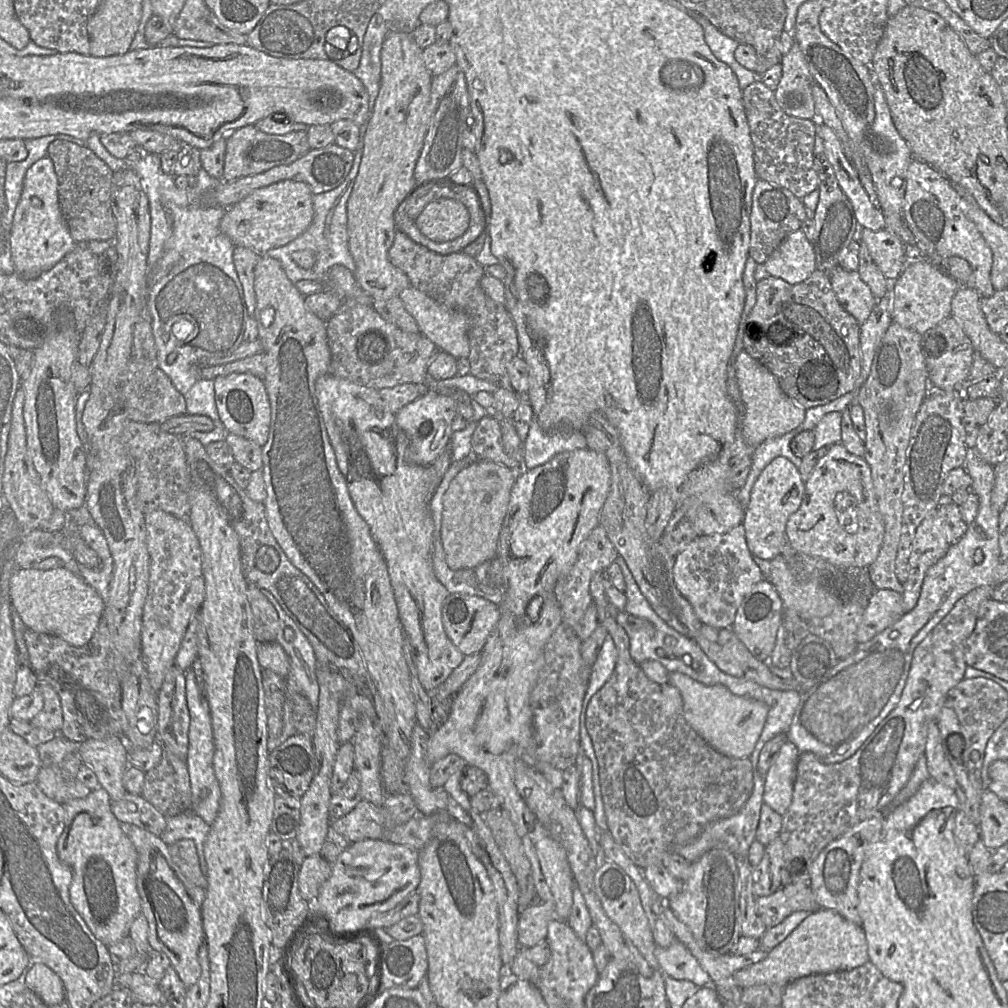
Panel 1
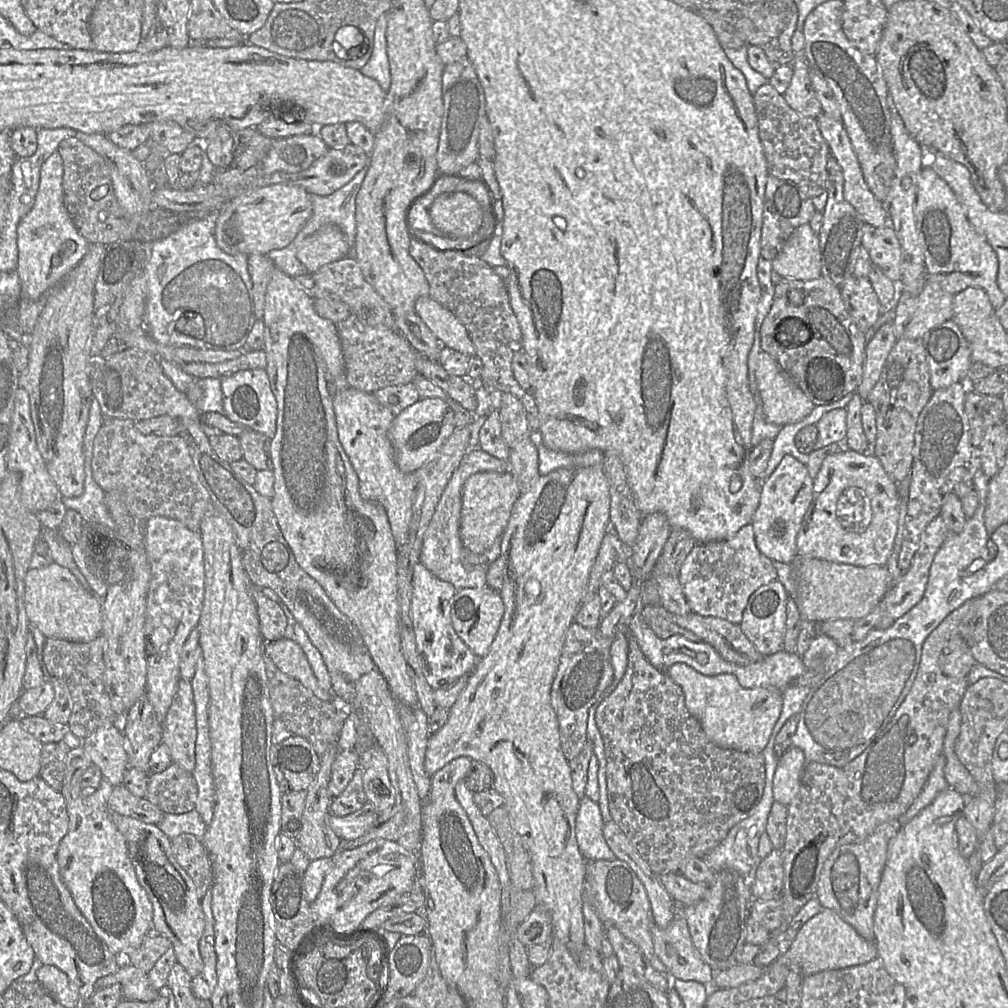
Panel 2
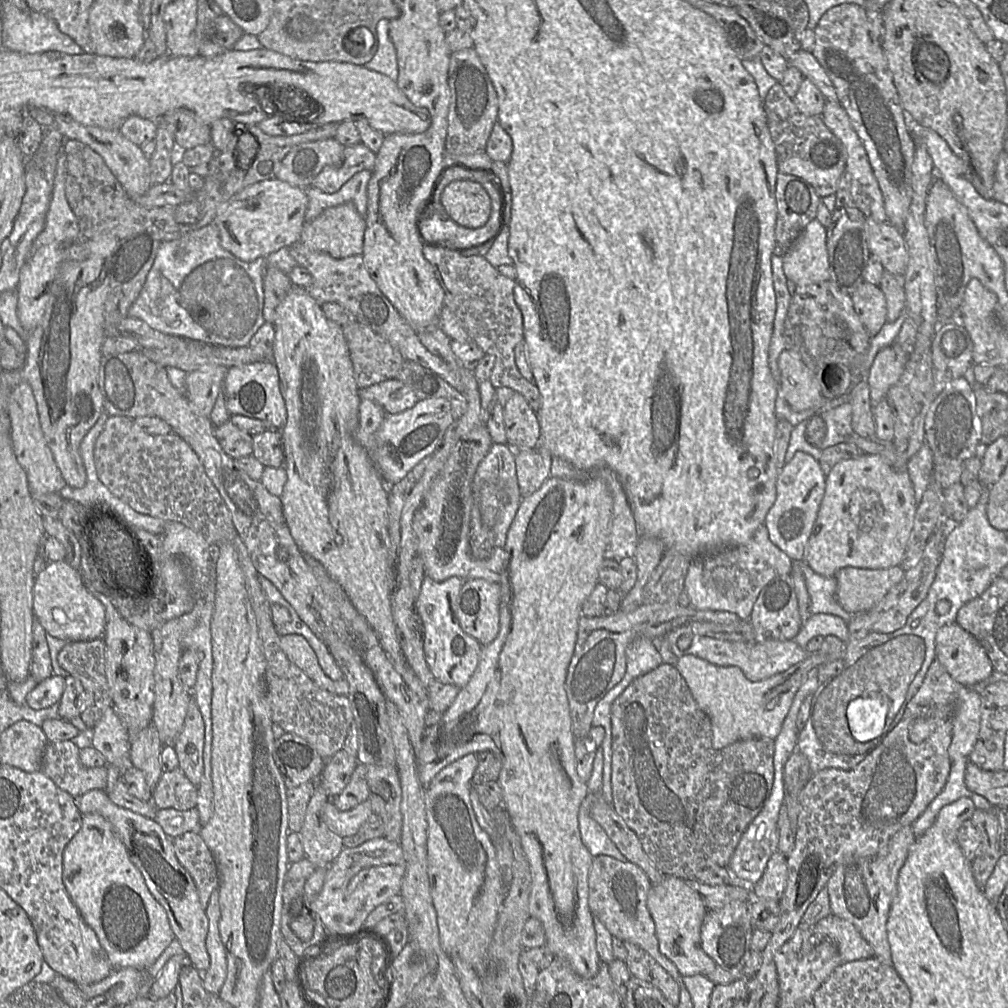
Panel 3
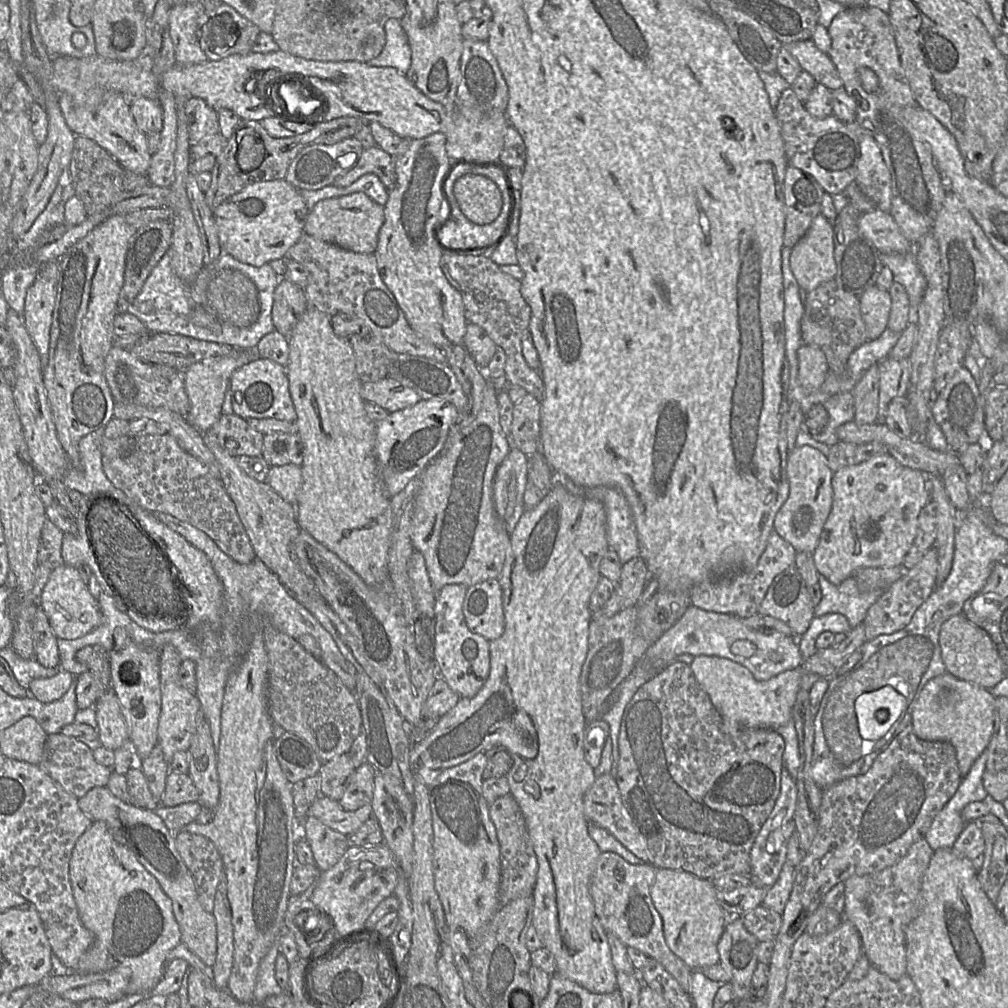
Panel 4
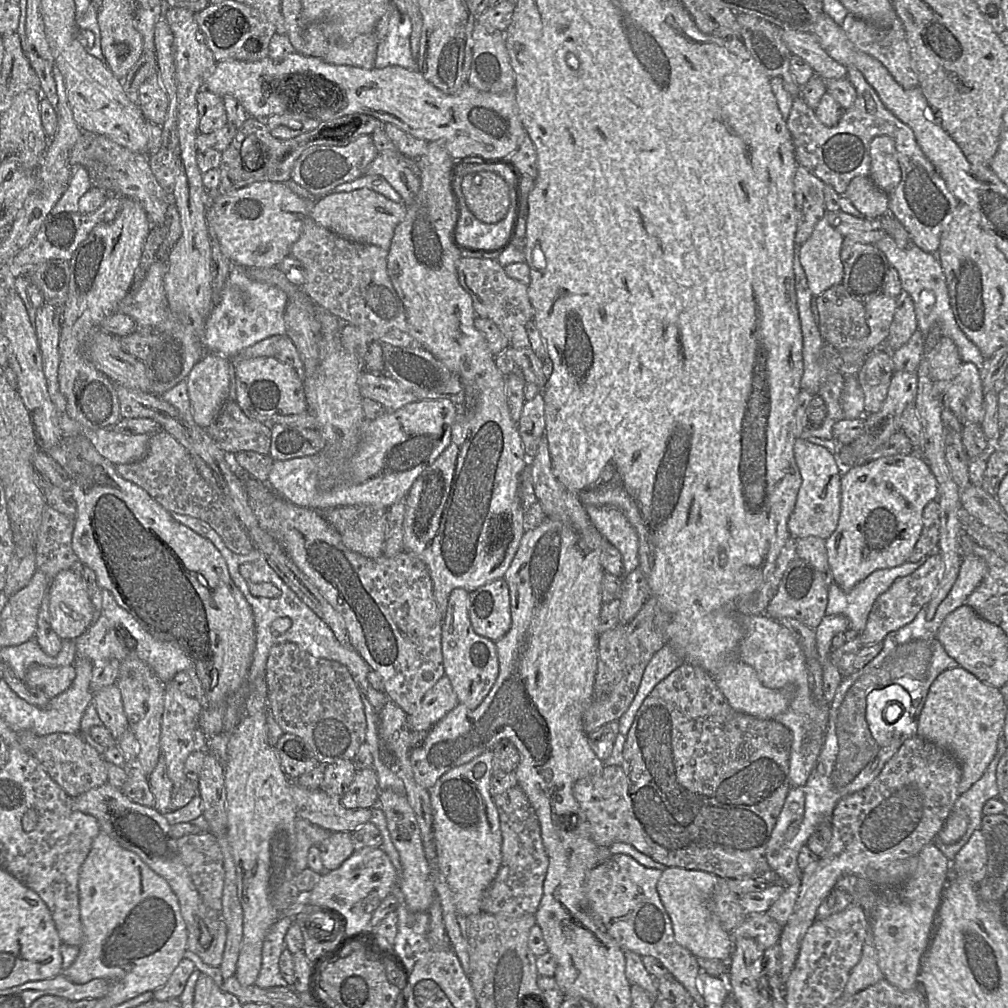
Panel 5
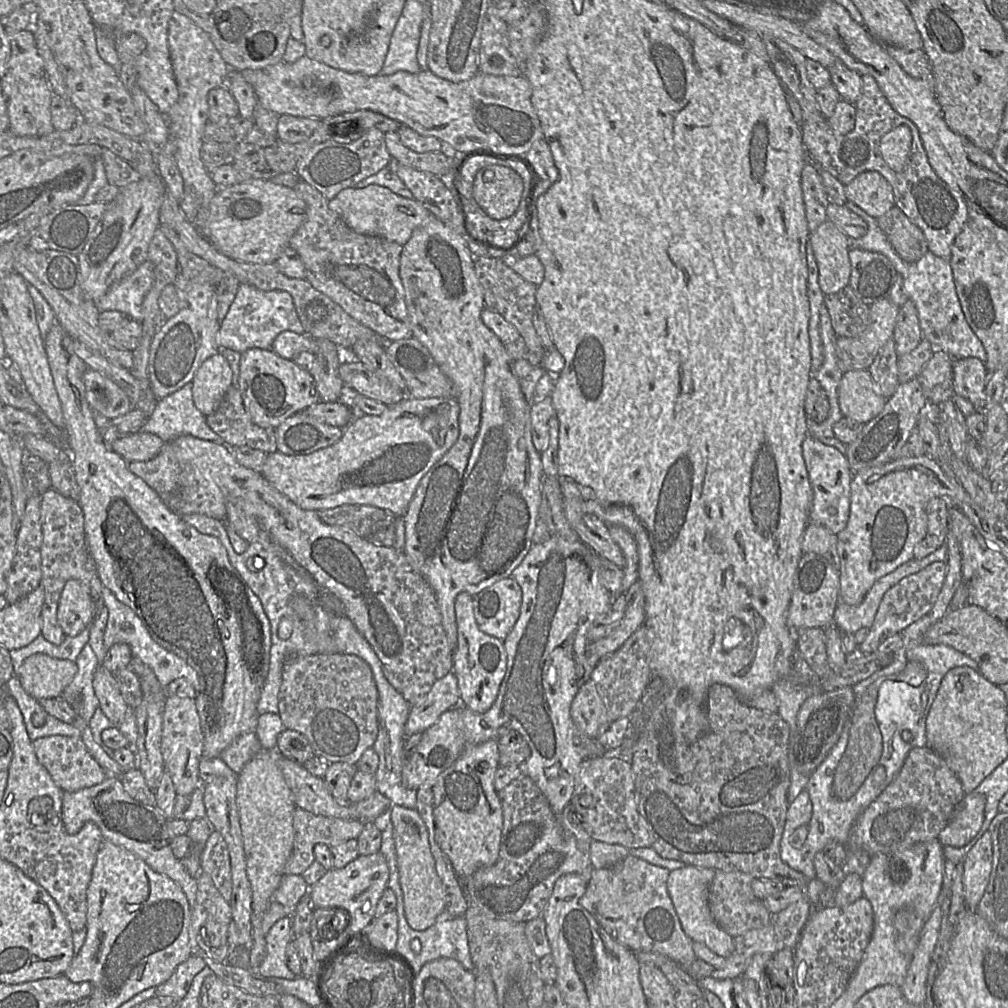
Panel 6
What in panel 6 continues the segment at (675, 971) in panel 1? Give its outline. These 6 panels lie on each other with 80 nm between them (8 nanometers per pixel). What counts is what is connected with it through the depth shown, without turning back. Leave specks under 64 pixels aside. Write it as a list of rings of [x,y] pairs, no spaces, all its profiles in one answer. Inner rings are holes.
[[[694,866],[672,870],[667,878],[667,890],[685,934],[692,941],[703,943],[712,952],[727,959],[734,951],[734,938],[715,922],[708,904],[708,892],[715,875],[713,869]]]

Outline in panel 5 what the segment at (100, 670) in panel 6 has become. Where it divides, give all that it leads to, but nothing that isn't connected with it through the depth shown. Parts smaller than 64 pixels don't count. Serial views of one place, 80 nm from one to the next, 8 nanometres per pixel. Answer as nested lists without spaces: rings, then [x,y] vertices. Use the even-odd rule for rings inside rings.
[[[112,684],[99,690],[94,694],[92,703],[102,725],[111,732],[116,740],[119,740],[128,730],[128,720],[117,685]]]

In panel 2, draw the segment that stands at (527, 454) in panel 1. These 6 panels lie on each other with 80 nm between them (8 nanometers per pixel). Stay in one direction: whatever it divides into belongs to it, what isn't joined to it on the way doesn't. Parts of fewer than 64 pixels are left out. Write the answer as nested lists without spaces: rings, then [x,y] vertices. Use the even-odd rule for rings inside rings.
[[[538,430],[536,433],[532,433],[532,440],[538,449],[539,472],[541,475],[549,474],[561,468],[577,469],[604,466],[605,459],[600,450],[591,449],[579,453],[555,451],[546,447],[541,442]]]

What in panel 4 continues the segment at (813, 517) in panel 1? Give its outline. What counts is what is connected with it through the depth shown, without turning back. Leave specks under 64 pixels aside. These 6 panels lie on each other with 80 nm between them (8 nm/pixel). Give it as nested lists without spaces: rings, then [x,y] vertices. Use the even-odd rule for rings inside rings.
[[[883,454],[838,469],[832,489],[832,508],[812,552],[819,574],[840,584],[860,568],[901,566],[916,537],[919,513],[931,500],[929,476]]]

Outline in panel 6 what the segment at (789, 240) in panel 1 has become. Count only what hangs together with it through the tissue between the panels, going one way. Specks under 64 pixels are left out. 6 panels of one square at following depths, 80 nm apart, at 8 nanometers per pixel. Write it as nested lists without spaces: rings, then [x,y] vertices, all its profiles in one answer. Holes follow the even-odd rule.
[[[826,220],[811,232],[808,240],[818,268],[818,283],[824,294],[838,292],[848,286],[851,264],[851,241],[833,223]]]

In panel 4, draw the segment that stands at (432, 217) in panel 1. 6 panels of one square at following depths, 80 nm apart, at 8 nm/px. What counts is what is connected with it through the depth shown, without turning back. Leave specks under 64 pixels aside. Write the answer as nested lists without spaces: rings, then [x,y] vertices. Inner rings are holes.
[[[482,175],[460,177],[453,185],[453,194],[461,212],[474,224],[490,224],[502,210],[503,199],[499,187]]]

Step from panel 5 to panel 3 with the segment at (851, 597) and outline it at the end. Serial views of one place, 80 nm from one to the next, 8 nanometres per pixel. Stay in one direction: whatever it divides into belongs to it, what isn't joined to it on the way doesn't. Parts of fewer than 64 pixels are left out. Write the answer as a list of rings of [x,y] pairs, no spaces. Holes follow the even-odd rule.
[[[793,561],[790,574],[800,572],[803,575],[810,598],[810,610],[812,614],[826,613],[837,615],[848,623],[853,614],[844,610],[838,603],[835,593],[837,583],[834,578],[823,577],[815,573],[804,561]]]

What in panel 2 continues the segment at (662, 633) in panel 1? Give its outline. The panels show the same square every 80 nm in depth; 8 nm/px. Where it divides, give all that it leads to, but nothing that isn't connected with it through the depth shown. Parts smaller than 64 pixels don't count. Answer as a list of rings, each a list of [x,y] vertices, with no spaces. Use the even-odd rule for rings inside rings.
[[[633,613],[627,621],[627,627],[631,631],[631,637],[635,637],[636,642],[646,657],[646,659],[656,668],[666,670],[675,663],[685,663],[693,665],[693,658],[688,654],[680,654],[680,651],[670,649],[670,654],[664,653],[662,642],[667,642],[668,638],[660,638],[649,626],[640,618],[640,613]]]

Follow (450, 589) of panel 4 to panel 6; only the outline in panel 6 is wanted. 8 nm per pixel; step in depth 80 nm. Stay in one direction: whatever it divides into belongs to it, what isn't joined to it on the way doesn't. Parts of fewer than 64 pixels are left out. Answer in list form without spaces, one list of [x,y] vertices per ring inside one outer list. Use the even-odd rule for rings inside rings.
[[[460,592],[455,599],[455,616],[457,623],[457,644],[452,651],[453,667],[460,692],[460,704],[472,712],[488,711],[495,702],[499,687],[507,669],[507,653],[503,640],[482,632],[473,613],[472,596]]]

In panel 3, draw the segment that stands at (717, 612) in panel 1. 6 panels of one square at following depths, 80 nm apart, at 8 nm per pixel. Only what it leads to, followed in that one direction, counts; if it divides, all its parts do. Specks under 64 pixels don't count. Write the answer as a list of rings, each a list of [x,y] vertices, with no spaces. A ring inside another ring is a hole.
[[[761,525],[744,544],[692,559],[685,576],[684,591],[690,606],[696,610],[731,612],[742,620],[749,619],[762,589],[773,579],[790,574],[792,563],[792,559],[771,542],[766,527]]]

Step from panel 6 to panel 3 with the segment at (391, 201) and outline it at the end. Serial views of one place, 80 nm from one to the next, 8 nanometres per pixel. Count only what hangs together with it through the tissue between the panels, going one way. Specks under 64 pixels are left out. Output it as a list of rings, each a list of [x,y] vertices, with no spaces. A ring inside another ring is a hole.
[[[345,203],[327,208],[312,221],[305,222],[300,241],[311,250],[327,253],[336,259],[343,259],[362,254],[365,229],[365,219],[355,205]]]

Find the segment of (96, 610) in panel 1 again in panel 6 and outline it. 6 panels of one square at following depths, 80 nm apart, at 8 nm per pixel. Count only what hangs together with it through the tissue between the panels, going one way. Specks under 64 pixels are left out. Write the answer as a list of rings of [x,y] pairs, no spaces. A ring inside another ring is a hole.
[[[80,580],[66,582],[58,604],[57,620],[65,636],[76,636],[92,621],[93,598],[89,586]]]

